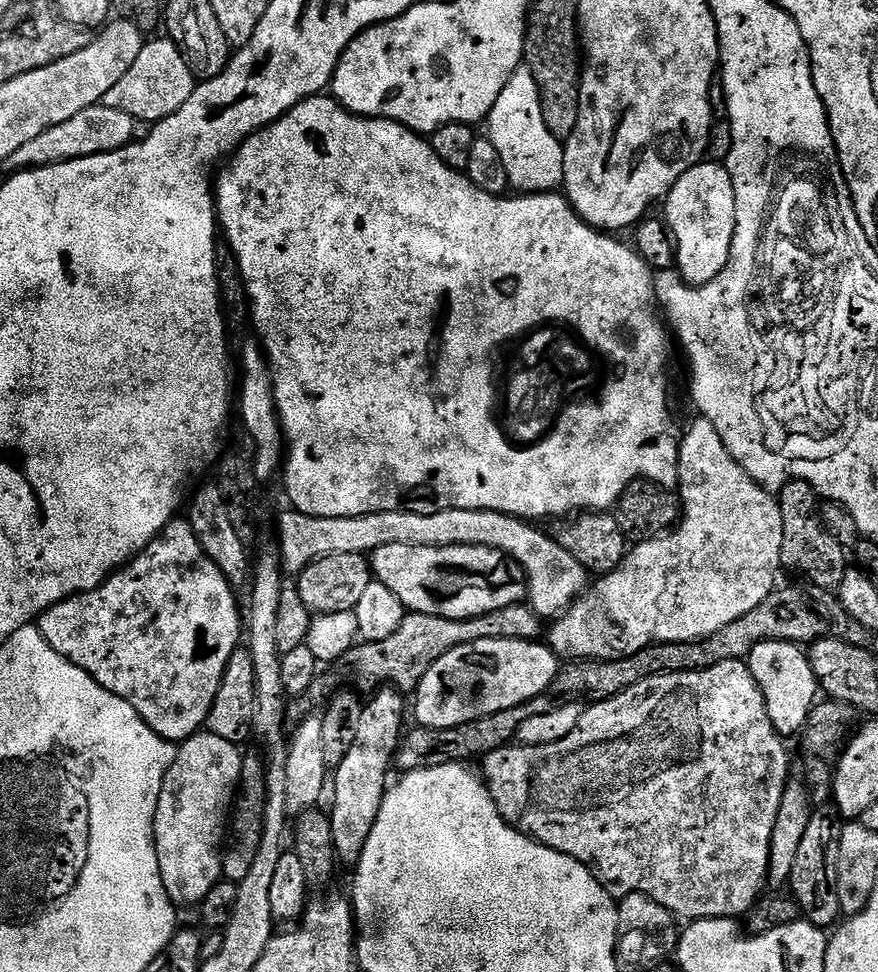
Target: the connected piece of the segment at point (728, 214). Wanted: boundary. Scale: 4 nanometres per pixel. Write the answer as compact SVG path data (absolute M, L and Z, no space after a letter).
M720 162L695 164L674 182L662 207L663 219L668 221L676 240L675 267L680 275L687 283L697 286L713 280L728 265L736 229L734 182L730 182L727 167Z

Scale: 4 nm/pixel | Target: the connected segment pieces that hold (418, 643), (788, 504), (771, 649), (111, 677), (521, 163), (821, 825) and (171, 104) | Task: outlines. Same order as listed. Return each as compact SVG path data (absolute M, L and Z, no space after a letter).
M524 602L502 606L502 610L487 612L469 620L408 612L398 630L390 634L390 638L382 638L382 642L360 642L349 649L346 663L348 662L348 668L356 679L357 689L376 690L381 686L391 686L405 694L412 694L422 682L426 670L430 670L430 666L434 666L434 662L438 662L438 658L442 658L450 650L466 646L475 640L490 638L539 641L542 636L540 624L542 617Z
M789 480L778 493L782 510L782 546L780 563L792 572L801 572L820 588L839 589L846 571L845 545L840 544L824 528L818 511L818 494L804 480Z
M767 640L758 642L758 646L754 646L754 650L750 650L746 658L750 674L762 690L766 714L770 714L772 729L785 738L799 737L804 731L813 704L818 700L818 685L812 661L809 653L804 651L805 649L798 644Z
M177 518L171 520L154 537L150 546L143 548L133 560L128 561L123 568L112 573L103 584L89 592L80 592L76 596L60 600L54 606L47 608L39 618L38 627L40 633L46 638L46 642L50 642L50 646L54 650L58 650L58 654L62 654L62 658L66 658L74 666L86 670L90 674L90 678L94 678L94 682L98 682L106 690L110 690L110 694L118 694L118 698L130 702L130 706L134 706L134 710L138 710L140 717L163 740L183 742L189 740L191 736L197 735L207 725L208 715L214 706L214 698L218 694L218 686L224 677L226 662L230 662L230 654L234 654L234 650L241 647L242 612L240 616L240 608L236 605L236 592L237 589L226 578L226 574L222 574L222 570L208 557L206 550L202 550L187 519Z
M521 66L508 79L502 94L498 94L498 102L494 102L486 121L486 136L492 140L506 166L509 185L520 194L550 192L559 189L564 183L564 144L556 140L554 134L550 134L542 118L544 107L538 82L534 82L534 74L530 74L527 66Z
M832 802L821 803L812 813L810 826L806 826L806 835L798 846L798 859L794 861L790 877L790 895L798 902L803 919L822 929L827 929L828 924L835 925L842 916L836 885L836 859L840 857L841 827L840 809Z
M149 39L142 46L142 54L138 54L134 66L122 74L122 79L110 90L106 90L103 104L114 110L126 110L126 114L133 116L138 122L155 122L165 120L174 114L190 98L190 94L197 86L197 79L193 76L186 58L180 52L178 45L173 40Z

